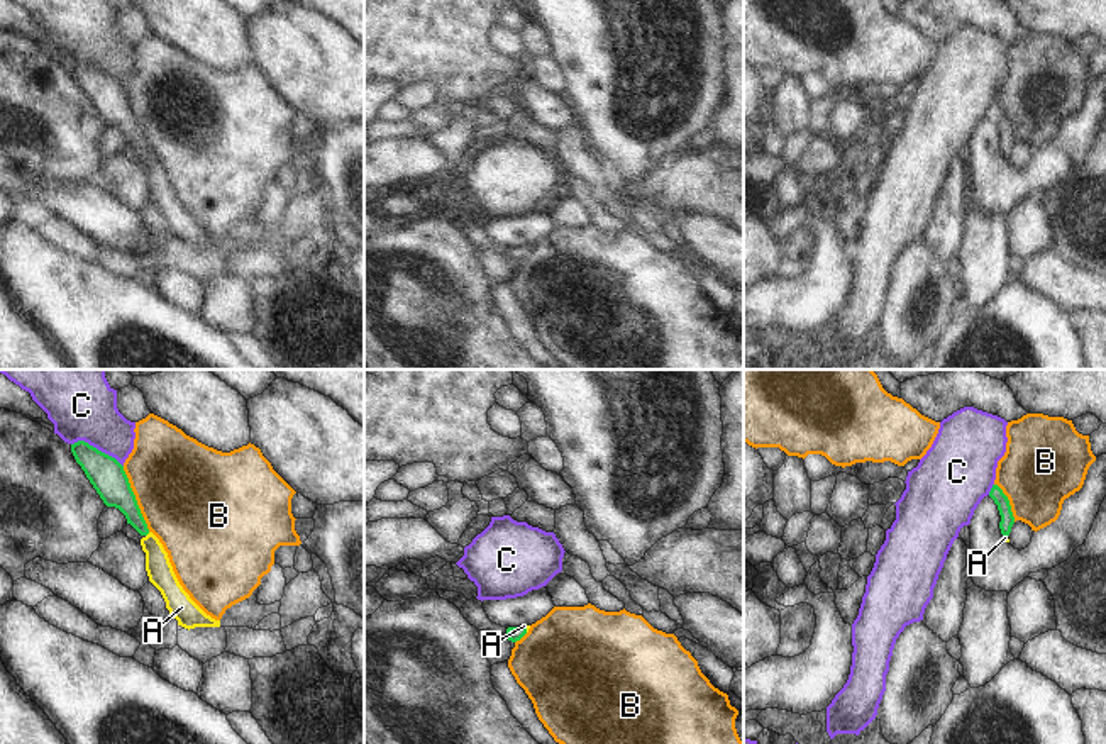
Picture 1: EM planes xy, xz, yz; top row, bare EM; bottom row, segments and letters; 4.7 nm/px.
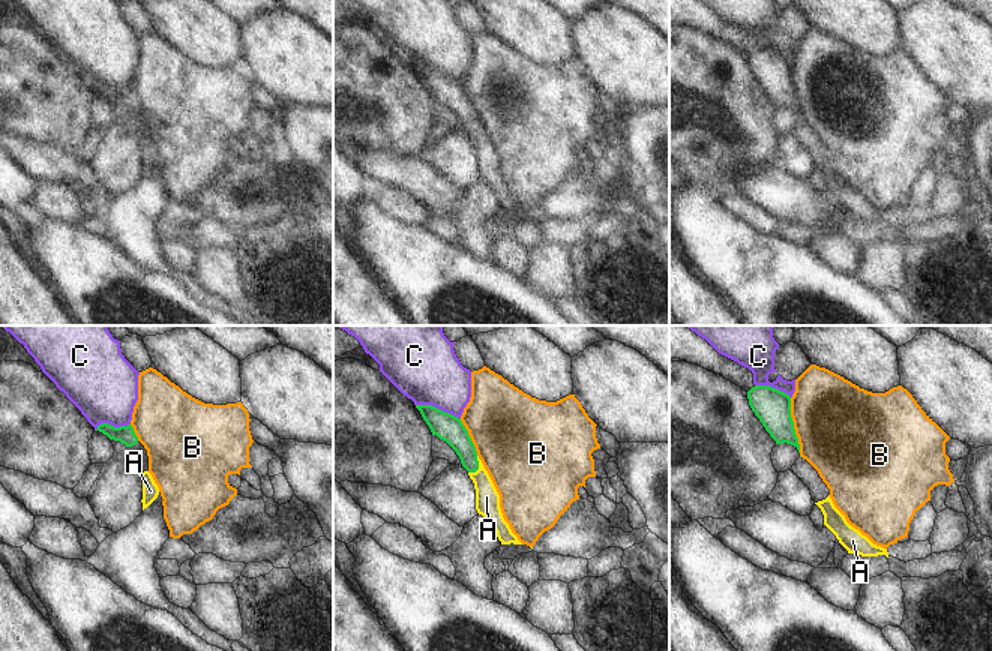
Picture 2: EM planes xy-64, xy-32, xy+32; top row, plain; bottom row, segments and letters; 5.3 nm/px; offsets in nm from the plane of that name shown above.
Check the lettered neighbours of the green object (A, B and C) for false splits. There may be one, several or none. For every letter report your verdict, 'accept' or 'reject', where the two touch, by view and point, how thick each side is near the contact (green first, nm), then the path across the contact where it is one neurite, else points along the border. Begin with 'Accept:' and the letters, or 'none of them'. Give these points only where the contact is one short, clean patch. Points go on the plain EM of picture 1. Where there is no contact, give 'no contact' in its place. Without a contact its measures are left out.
Accept: A
A: accept; contact xz (525, 249); calibres 70 and 20 nm; way xz (514, 255), (525, 249), (524, 246)
B: reject; contact xy (134, 119); calibres 170 and 480 nm
C: reject; contact xy (95, 68); calibres 170 and 280 nm

